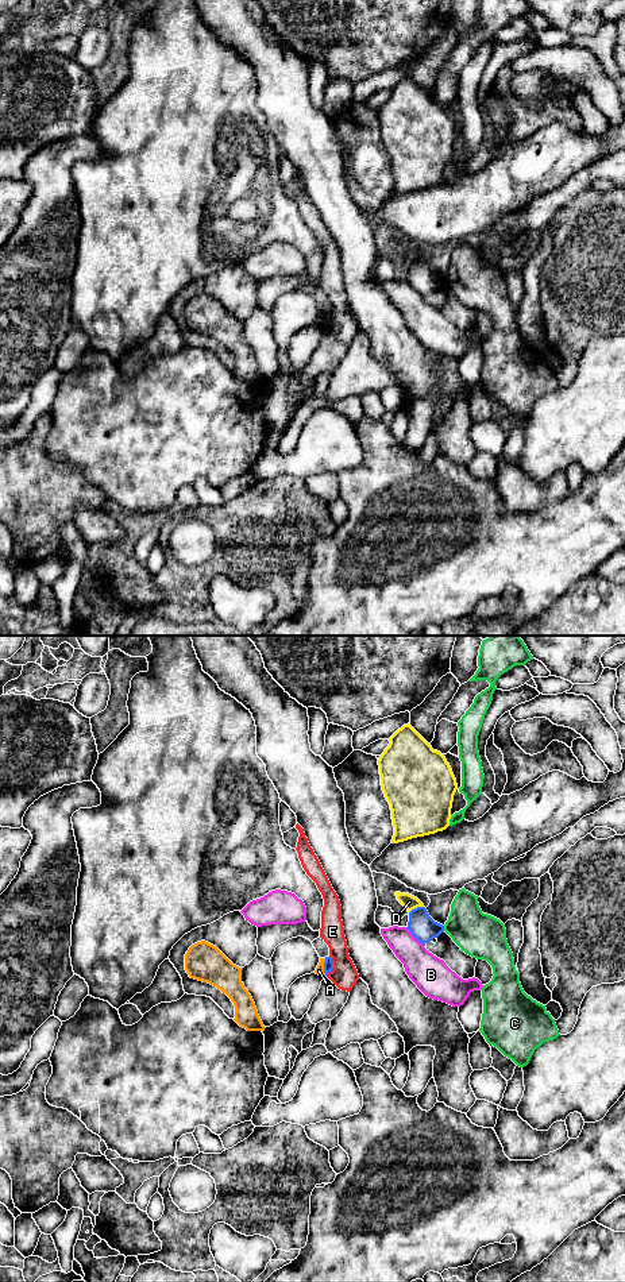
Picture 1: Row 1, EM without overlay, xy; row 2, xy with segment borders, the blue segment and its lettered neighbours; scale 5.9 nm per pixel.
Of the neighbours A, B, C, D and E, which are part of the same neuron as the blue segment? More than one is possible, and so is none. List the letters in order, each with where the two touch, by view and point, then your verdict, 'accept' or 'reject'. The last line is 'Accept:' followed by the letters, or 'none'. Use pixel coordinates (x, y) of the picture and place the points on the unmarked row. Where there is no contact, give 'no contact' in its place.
A: meets blue in xy at (324, 319); reject
B: meets blue in xy at (415, 289); reject
C: meets blue in xy at (443, 281); reject
D: meets blue in xy at (417, 259); reject
E: meets blue in xy at (332, 317); reject
Accept: none

